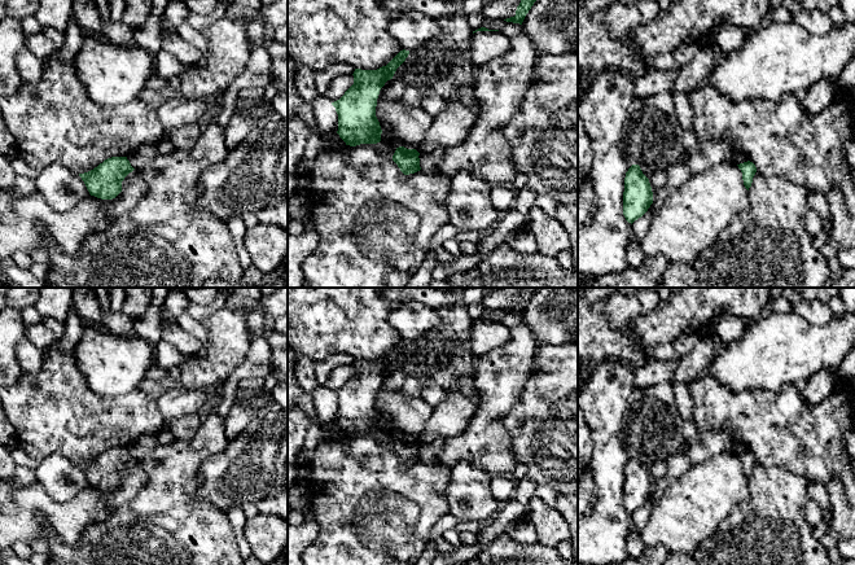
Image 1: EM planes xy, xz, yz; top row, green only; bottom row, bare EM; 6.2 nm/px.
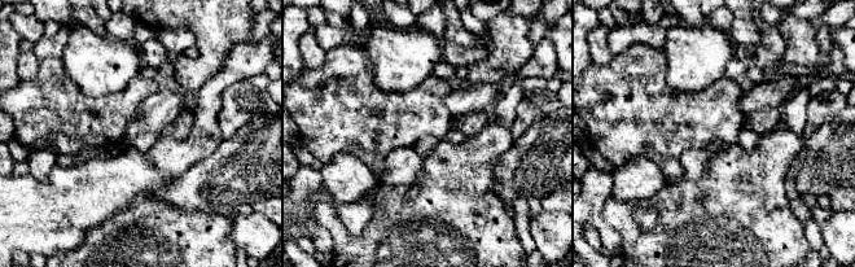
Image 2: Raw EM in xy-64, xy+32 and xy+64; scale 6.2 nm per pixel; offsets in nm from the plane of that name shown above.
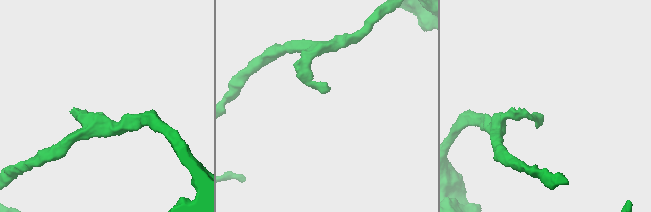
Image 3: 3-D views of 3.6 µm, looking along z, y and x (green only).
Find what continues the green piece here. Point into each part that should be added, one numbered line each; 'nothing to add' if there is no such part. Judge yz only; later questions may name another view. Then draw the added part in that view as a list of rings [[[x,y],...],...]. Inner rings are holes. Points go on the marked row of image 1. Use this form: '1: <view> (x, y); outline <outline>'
nothing to add

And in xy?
nothing to add

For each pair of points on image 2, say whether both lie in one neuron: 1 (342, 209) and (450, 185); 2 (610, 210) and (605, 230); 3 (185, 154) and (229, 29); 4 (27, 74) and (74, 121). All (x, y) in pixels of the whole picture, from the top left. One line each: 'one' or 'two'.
1: two
2: two
3: two
4: two

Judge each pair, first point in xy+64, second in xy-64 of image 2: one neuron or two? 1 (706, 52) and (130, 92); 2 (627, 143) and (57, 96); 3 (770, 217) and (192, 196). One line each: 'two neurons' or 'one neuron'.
1: two neurons
2: one neuron
3: two neurons

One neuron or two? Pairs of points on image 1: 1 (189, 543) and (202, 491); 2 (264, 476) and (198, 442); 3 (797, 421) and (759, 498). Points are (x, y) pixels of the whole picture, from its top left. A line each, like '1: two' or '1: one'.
1: two
2: two
3: two

